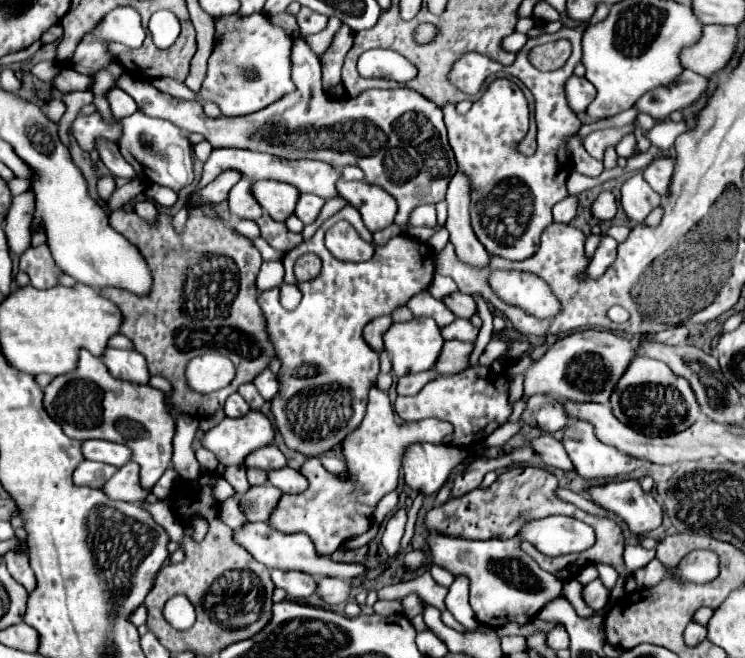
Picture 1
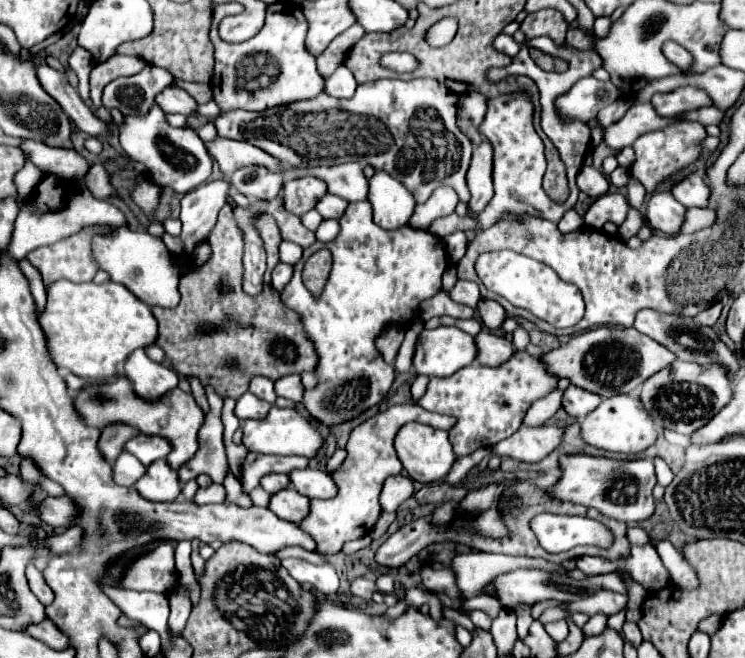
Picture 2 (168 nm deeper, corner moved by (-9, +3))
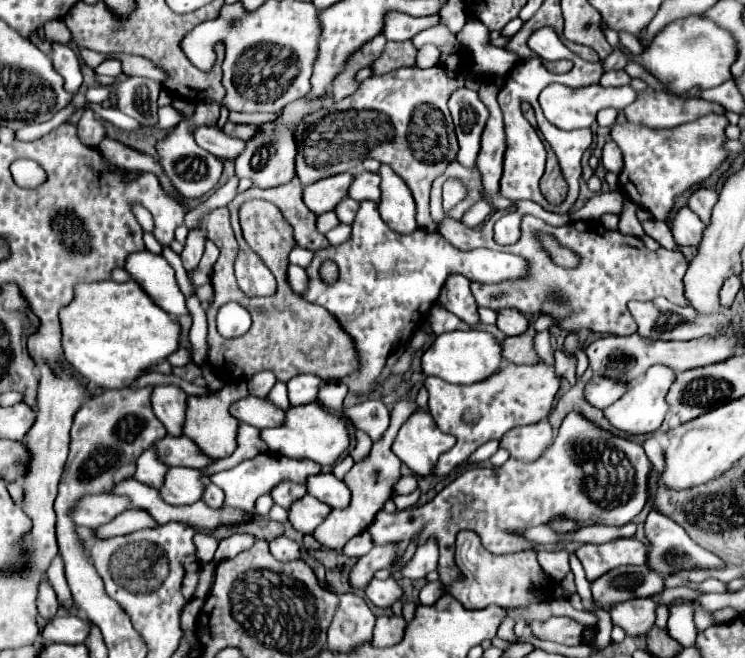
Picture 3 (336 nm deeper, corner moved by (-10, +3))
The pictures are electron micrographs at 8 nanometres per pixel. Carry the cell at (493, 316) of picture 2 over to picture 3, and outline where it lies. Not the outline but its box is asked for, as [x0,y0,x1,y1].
[496,309,528,335]

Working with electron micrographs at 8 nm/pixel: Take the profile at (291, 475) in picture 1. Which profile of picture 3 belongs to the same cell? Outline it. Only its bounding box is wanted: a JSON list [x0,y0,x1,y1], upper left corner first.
[306,473,350,509]

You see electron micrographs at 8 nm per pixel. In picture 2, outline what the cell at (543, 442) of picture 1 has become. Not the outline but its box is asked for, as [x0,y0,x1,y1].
[493,425,563,463]

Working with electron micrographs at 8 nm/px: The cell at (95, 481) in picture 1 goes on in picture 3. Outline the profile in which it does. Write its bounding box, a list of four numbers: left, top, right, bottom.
[132,449,168,487]

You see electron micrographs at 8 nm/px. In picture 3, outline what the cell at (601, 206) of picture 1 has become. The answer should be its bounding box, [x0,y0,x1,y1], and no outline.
[618,197,644,237]

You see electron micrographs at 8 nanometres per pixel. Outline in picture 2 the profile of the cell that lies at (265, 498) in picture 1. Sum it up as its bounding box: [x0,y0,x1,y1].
[269,487,309,523]

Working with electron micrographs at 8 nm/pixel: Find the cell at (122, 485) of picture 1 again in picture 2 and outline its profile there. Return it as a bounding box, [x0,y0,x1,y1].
[135,459,183,501]

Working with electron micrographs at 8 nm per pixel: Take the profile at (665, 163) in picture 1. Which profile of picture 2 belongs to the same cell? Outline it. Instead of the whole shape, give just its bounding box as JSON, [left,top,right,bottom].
[671,173,711,207]

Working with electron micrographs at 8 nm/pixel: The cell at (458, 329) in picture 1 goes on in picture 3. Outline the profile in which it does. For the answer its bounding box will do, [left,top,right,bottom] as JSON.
[428,307,472,335]

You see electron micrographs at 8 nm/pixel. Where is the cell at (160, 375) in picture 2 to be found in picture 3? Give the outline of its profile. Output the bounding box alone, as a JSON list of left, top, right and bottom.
[150,385,186,435]

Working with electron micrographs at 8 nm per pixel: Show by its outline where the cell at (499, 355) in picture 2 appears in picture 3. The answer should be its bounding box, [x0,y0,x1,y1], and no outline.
[502,327,538,365]

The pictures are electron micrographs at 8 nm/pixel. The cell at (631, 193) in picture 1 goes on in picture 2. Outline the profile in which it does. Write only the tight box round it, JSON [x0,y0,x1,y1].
[647,191,685,235]

